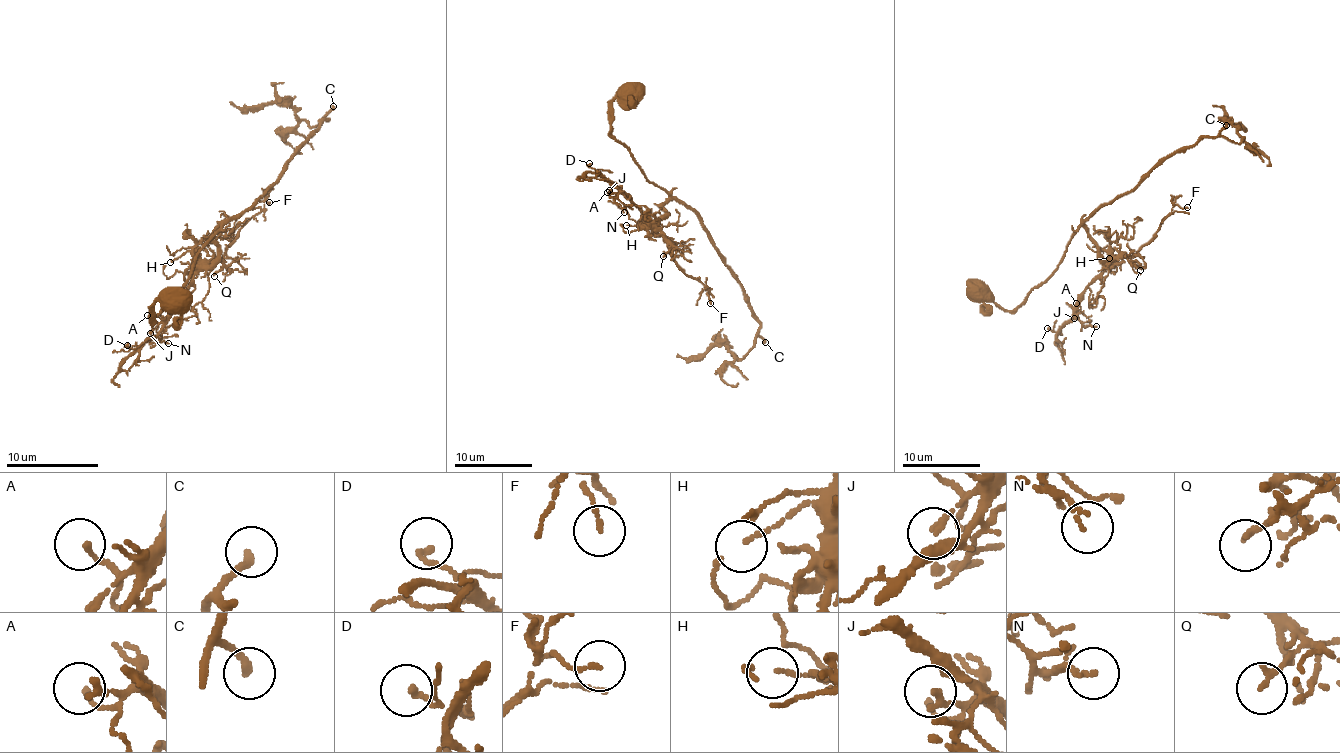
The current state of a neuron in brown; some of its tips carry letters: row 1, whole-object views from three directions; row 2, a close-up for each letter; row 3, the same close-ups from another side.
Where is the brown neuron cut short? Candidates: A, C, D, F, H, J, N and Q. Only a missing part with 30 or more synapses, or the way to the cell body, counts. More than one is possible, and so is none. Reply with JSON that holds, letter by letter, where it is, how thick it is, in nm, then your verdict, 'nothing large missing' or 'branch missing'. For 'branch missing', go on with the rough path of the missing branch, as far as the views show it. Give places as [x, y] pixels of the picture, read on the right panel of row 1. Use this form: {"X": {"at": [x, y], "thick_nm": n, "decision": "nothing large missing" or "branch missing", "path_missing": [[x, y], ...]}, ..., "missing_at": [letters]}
{"A": {"at": [1076, 303], "thick_nm": 150, "decision": "nothing large missing"}, "C": {"at": [1226, 125], "thick_nm": 200, "decision": "branch missing"}, "D": {"at": [1047, 328], "thick_nm": 160, "decision": "nothing large missing"}, "F": {"at": [1187, 207], "thick_nm": 120, "decision": "nothing large missing"}, "H": {"at": [1109, 258], "thick_nm": 110, "decision": "nothing large missing"}, "J": {"at": [1074, 318], "thick_nm": 200, "decision": "nothing large missing"}, "N": {"at": [1096, 326], "thick_nm": 130, "decision": "nothing large missing"}, "Q": {"at": [1140, 270], "thick_nm": 170, "decision": "nothing large missing"}, "missing_at": ["C"]}

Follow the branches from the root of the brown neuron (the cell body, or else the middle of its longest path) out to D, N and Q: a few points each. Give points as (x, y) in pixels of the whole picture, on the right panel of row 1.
D: (974, 291), (1014, 311), (1057, 268), (1082, 227), (1105, 268), (1074, 315), (1057, 330), (1047, 328)
N: (974, 291), (1014, 311), (1057, 268), (1082, 227), (1105, 268), (1086, 289), (1076, 317), (1096, 326)
Q: (974, 291), (984, 291), (1014, 311), (1057, 268), (1080, 227), (1105, 260), (1127, 258), (1140, 270)

